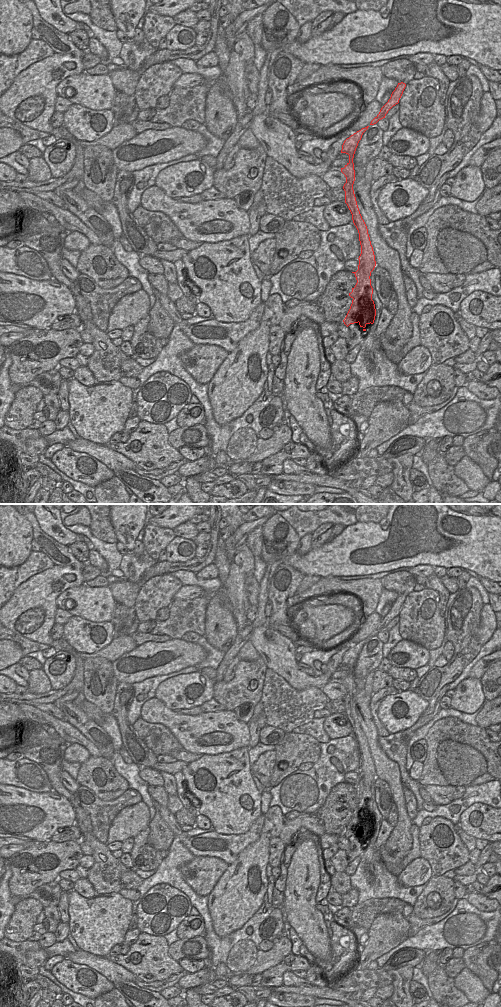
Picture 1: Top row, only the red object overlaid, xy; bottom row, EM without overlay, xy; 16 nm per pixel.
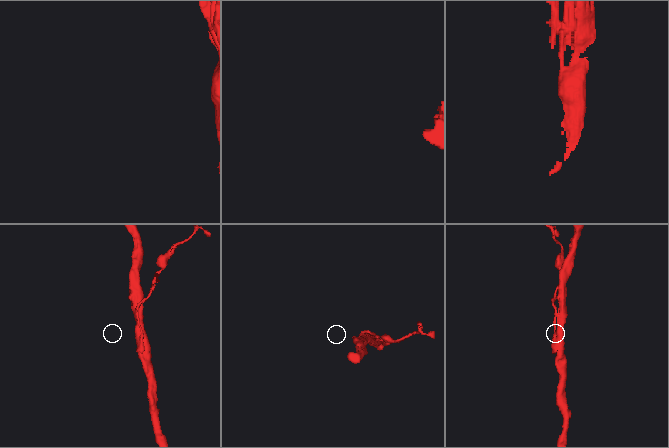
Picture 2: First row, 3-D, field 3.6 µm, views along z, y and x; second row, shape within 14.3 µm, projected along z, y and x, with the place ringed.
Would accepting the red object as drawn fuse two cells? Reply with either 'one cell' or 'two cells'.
two cells

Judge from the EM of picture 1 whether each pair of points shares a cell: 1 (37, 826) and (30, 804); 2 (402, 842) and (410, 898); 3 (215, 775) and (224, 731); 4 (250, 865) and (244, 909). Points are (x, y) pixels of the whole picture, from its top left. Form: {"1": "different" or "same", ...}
{"1": "same", "2": "different", "3": "different", "4": "same"}

